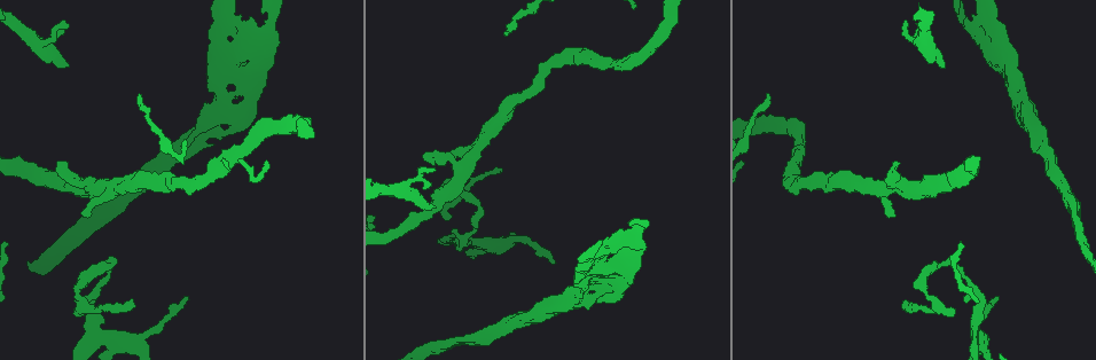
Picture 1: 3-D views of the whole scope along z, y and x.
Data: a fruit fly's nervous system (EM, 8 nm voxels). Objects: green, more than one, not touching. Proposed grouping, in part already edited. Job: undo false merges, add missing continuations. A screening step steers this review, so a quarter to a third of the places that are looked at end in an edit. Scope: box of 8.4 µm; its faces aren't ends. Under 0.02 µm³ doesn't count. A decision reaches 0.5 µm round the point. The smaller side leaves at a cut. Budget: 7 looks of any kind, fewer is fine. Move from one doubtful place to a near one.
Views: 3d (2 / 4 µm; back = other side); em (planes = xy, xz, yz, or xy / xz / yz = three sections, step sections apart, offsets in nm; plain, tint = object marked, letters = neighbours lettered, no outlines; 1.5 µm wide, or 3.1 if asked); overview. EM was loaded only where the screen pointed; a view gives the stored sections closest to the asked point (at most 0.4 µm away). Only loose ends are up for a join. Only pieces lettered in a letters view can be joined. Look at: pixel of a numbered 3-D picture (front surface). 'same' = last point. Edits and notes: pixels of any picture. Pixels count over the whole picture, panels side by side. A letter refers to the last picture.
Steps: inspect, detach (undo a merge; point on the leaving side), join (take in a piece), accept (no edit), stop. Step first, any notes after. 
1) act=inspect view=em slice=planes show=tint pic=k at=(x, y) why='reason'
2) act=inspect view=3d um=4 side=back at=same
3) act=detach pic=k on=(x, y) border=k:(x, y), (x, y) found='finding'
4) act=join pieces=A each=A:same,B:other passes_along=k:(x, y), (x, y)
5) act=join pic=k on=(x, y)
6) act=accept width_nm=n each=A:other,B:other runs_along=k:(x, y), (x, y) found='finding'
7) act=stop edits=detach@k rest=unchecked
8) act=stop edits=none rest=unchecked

act=inspect view=3d um=4 pic=1 at=(590, 260) why='sharp bend'

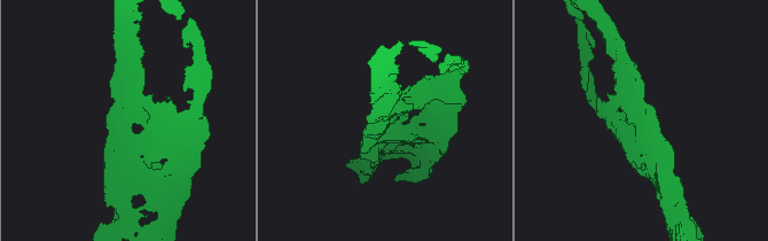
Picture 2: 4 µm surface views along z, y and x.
act=inspect view=em slice=planes show=letters pic=2 at=(127, 115) why='shape alone is not enough'

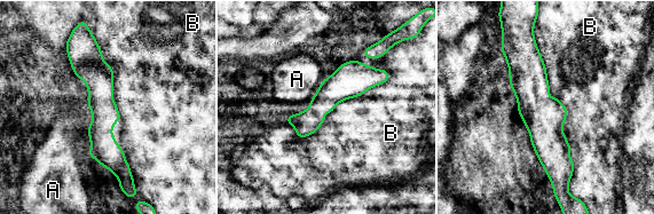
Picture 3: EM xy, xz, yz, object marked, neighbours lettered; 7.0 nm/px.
act=accept width_nm=170 each=A:other,B:other runs_along=3:(529, 44), (529, 85), (559, 177) found='all the same neuron'

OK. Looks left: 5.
act=inspect view=em slice=planes show=tint pic=1 at=(498, 170) why='branch stops here'

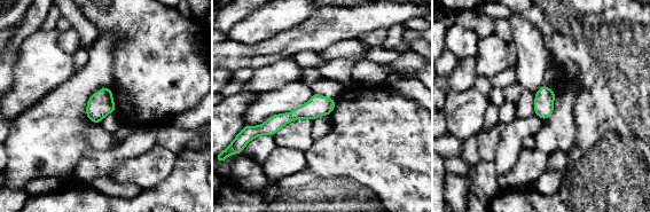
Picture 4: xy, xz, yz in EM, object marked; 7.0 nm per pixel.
act=inspect view=em slice=planes show=letters at=same

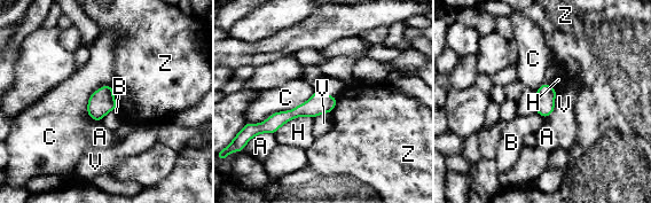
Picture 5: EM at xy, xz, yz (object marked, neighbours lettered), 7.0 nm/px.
act=accept longest_contact=C:550nm each=A:other,B:other,C:other,H:other,V:other,Z:other runs_along=5:(334, 101), (259, 126) found='no lettered piece goes on from it'

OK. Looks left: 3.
act=inspect view=3d um=2 pic=1 at=(893, 217) why='an open end'

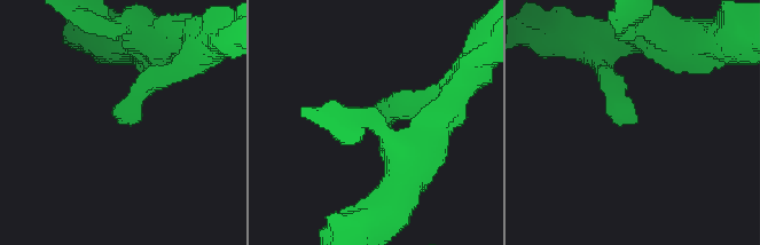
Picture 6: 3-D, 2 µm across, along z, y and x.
act=inspect view=em slice=planes show=letters pic=6 at=(634, 120)

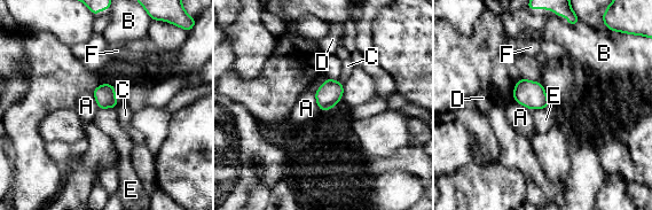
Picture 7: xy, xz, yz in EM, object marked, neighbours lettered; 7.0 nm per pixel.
act=accept each=A:other,B:other,C:other,D:other,E:other,F:other found='none of them fits'

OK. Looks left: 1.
act=stop edits=none rest=unchecked

